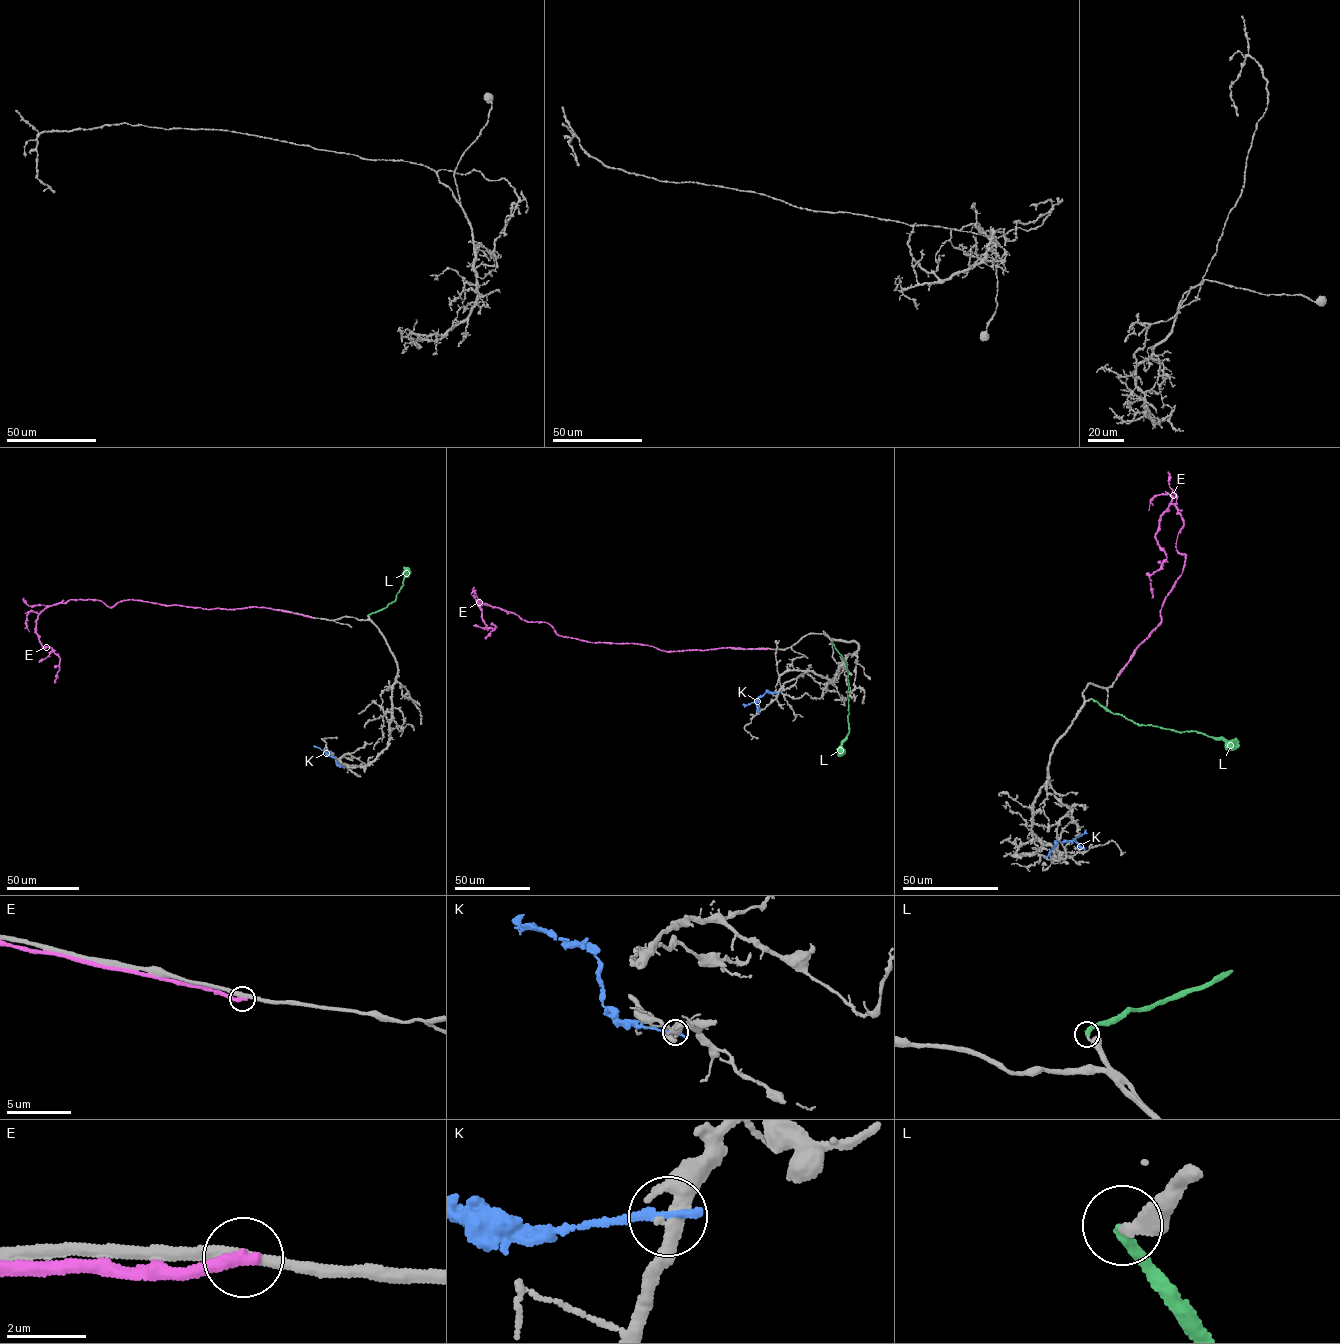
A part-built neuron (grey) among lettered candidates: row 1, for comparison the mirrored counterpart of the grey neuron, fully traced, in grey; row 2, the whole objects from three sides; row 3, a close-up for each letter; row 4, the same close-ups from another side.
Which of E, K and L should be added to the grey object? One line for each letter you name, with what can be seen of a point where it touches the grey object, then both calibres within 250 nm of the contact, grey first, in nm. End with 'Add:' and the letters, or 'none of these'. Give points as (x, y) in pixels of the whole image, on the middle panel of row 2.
L: (831, 641) | 320/280 nm
Add: L

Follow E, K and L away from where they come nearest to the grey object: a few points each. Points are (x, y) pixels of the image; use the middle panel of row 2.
E: (768, 648), (668, 651), (582, 641), (483, 603), (482, 619), (496, 627), (485, 638)
K: (778, 692), (766, 692), (755, 701), (742, 704)
L: (831, 641), (845, 662), (849, 681), (848, 733), (838, 756)

